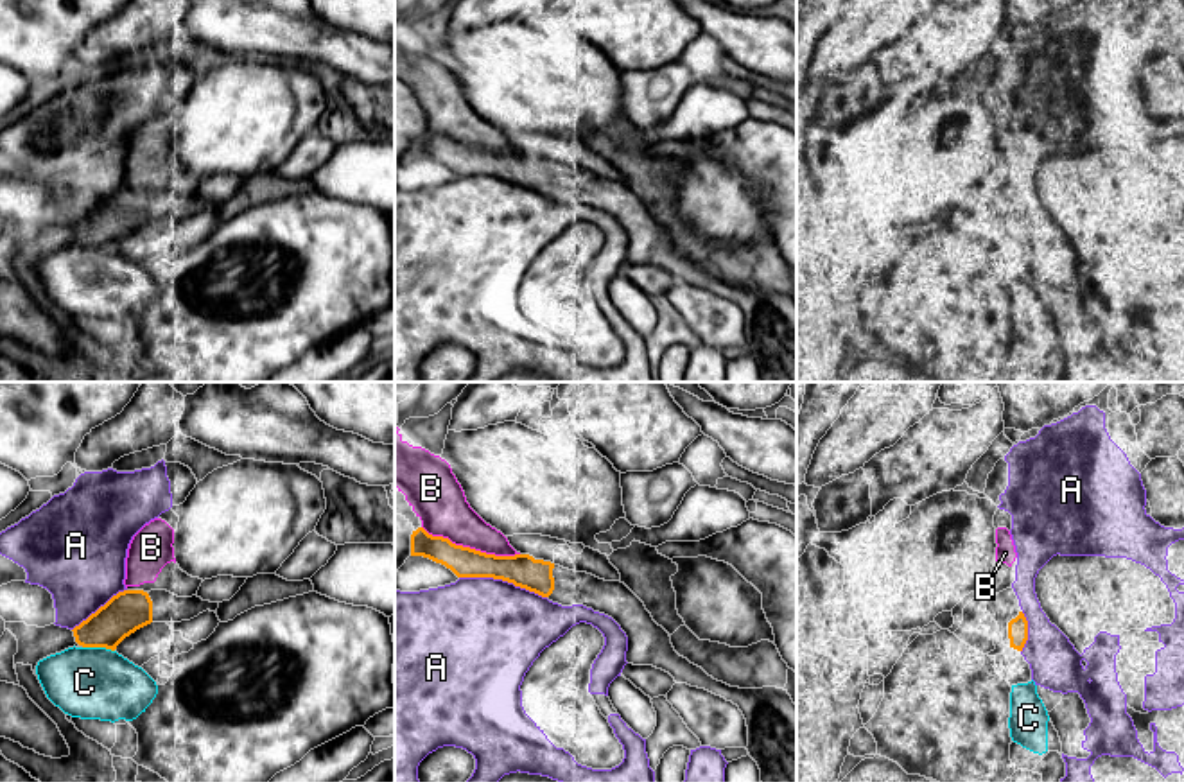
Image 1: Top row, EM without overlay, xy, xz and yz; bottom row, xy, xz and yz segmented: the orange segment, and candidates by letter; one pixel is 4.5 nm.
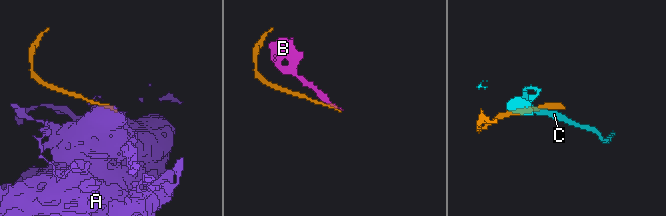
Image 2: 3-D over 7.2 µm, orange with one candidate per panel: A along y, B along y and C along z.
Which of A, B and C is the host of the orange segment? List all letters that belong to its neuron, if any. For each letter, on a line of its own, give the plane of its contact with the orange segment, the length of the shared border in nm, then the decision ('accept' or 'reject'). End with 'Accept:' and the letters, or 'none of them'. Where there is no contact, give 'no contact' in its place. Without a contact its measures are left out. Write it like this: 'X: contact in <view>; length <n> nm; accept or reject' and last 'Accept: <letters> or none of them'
A: contact in xz; length 400 nm; reject
B: contact in xz; length 460 nm; reject
C: contact in xy; length 150 nm; reject
Accept: none of them

